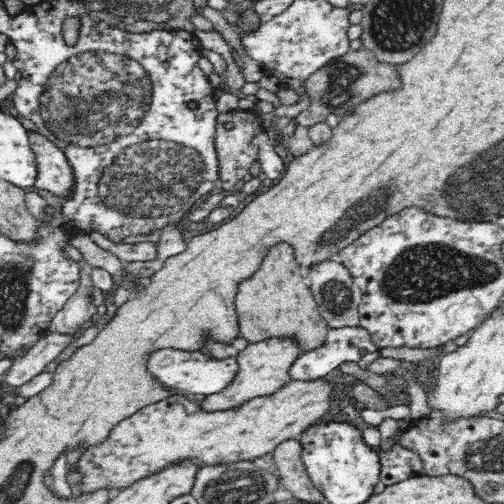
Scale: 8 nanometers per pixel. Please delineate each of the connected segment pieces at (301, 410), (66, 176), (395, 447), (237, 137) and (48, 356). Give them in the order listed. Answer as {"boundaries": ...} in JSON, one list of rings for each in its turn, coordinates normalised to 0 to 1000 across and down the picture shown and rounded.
{"boundaries":[[[[581,754],[536,786],[502,790],[470,812],[421,819],[401,812],[397,800],[339,782],[242,833],[218,853],[218,869],[210,869],[202,885],[167,893],[163,905],[155,905],[155,921],[135,925],[131,937],[147,933],[163,940],[155,956],[159,976],[206,972],[210,964],[236,976],[274,956],[274,948],[298,948],[298,940],[313,940],[313,933],[329,933],[329,925],[345,925],[345,917],[369,917],[369,909],[383,909],[395,929],[496,915],[540,897],[560,875],[591,871],[615,843],[627,843],[627,833],[655,810],[655,770],[659,766],[639,754]]],[[[60,258],[56,274],[73,325],[73,351],[65,367],[115,393],[131,393],[131,385],[147,377],[147,335],[139,333],[135,312],[119,292],[75,262]]],[[[813,827],[790,833],[790,857],[782,865],[782,881],[774,885],[774,897],[752,897],[754,929],[752,952],[764,964],[790,960],[798,952],[810,952],[817,944],[835,942],[835,917],[823,897],[813,897],[788,881],[788,869],[798,855],[817,837]]],[[[464,222],[464,226],[437,224],[431,230],[431,264],[425,272],[425,290],[433,315],[431,351],[440,363],[438,377],[466,375],[466,365],[480,349],[494,341],[496,325],[508,317],[512,296],[498,284],[498,274],[516,262],[508,226],[496,222]]],[[[99,659],[77,671],[10,740],[12,758],[34,770],[60,758],[69,746],[89,738],[91,722],[123,702],[153,669],[151,661]]]]}

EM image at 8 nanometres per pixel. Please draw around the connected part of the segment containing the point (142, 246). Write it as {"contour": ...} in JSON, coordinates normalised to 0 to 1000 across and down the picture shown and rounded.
{"contour":[[[177,464],[177,476],[210,500],[230,504],[238,516],[254,522],[306,516],[315,480],[270,480],[270,484],[224,484],[202,464]]]}

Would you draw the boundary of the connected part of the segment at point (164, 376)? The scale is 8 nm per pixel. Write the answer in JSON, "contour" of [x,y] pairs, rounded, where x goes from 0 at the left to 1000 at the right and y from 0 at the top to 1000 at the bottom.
{"contour":[[[306,694],[298,702],[298,742],[313,750],[325,766],[369,774],[381,782],[429,782],[446,772],[464,746],[472,742],[470,706],[423,710],[423,704],[369,694]]]}

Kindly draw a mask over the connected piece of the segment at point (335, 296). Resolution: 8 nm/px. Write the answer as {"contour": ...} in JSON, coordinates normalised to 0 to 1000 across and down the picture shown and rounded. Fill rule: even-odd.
{"contour":[[[639,516],[619,524],[607,552],[615,558],[613,573],[631,603],[631,617],[649,645],[659,651],[712,645],[712,607],[718,599],[718,577],[694,546],[694,540],[665,516]]]}

